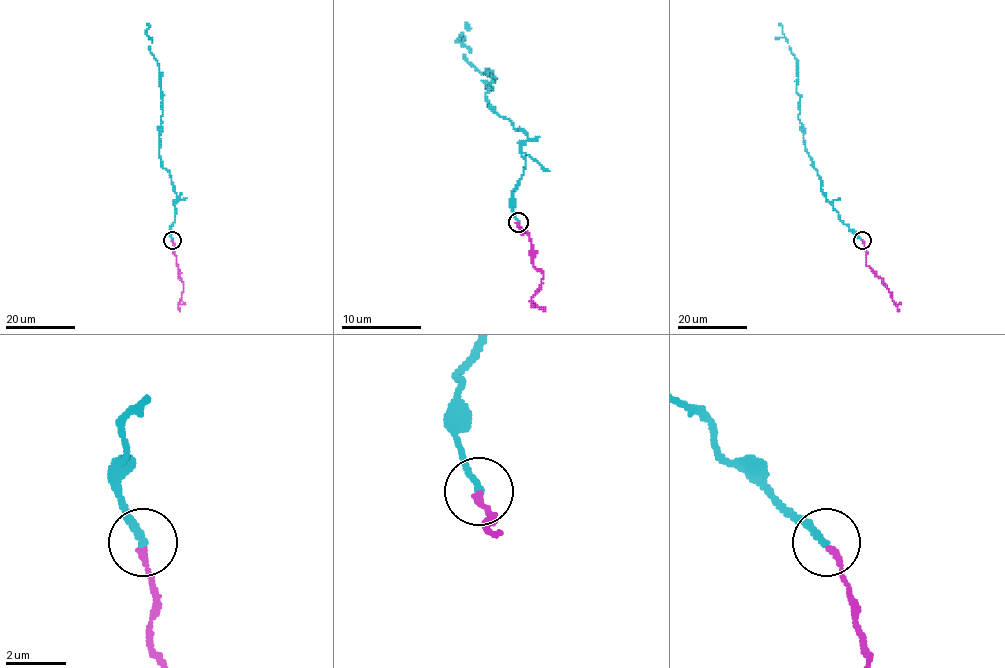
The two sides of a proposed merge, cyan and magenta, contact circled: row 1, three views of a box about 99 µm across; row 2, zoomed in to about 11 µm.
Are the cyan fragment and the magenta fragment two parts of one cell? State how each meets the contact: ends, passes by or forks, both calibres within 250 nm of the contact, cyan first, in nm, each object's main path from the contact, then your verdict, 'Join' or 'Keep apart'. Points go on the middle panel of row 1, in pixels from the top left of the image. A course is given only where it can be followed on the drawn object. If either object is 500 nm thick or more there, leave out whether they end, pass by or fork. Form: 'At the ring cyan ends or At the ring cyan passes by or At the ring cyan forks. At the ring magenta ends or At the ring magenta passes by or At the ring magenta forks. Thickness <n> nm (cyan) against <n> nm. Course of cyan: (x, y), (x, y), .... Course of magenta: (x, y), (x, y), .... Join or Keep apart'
At the ring cyan ends. At the ring magenta ends. Thickness 220 nm (cyan) against 200 nm. Course of cyan: (517, 223), (511, 197), (527, 138), (493, 110), (485, 94), (491, 70), (465, 58), (461, 34). Course of magenta: (517, 223), (521, 233), (527, 231), (531, 263), (543, 277), (531, 299), (533, 307). Join

